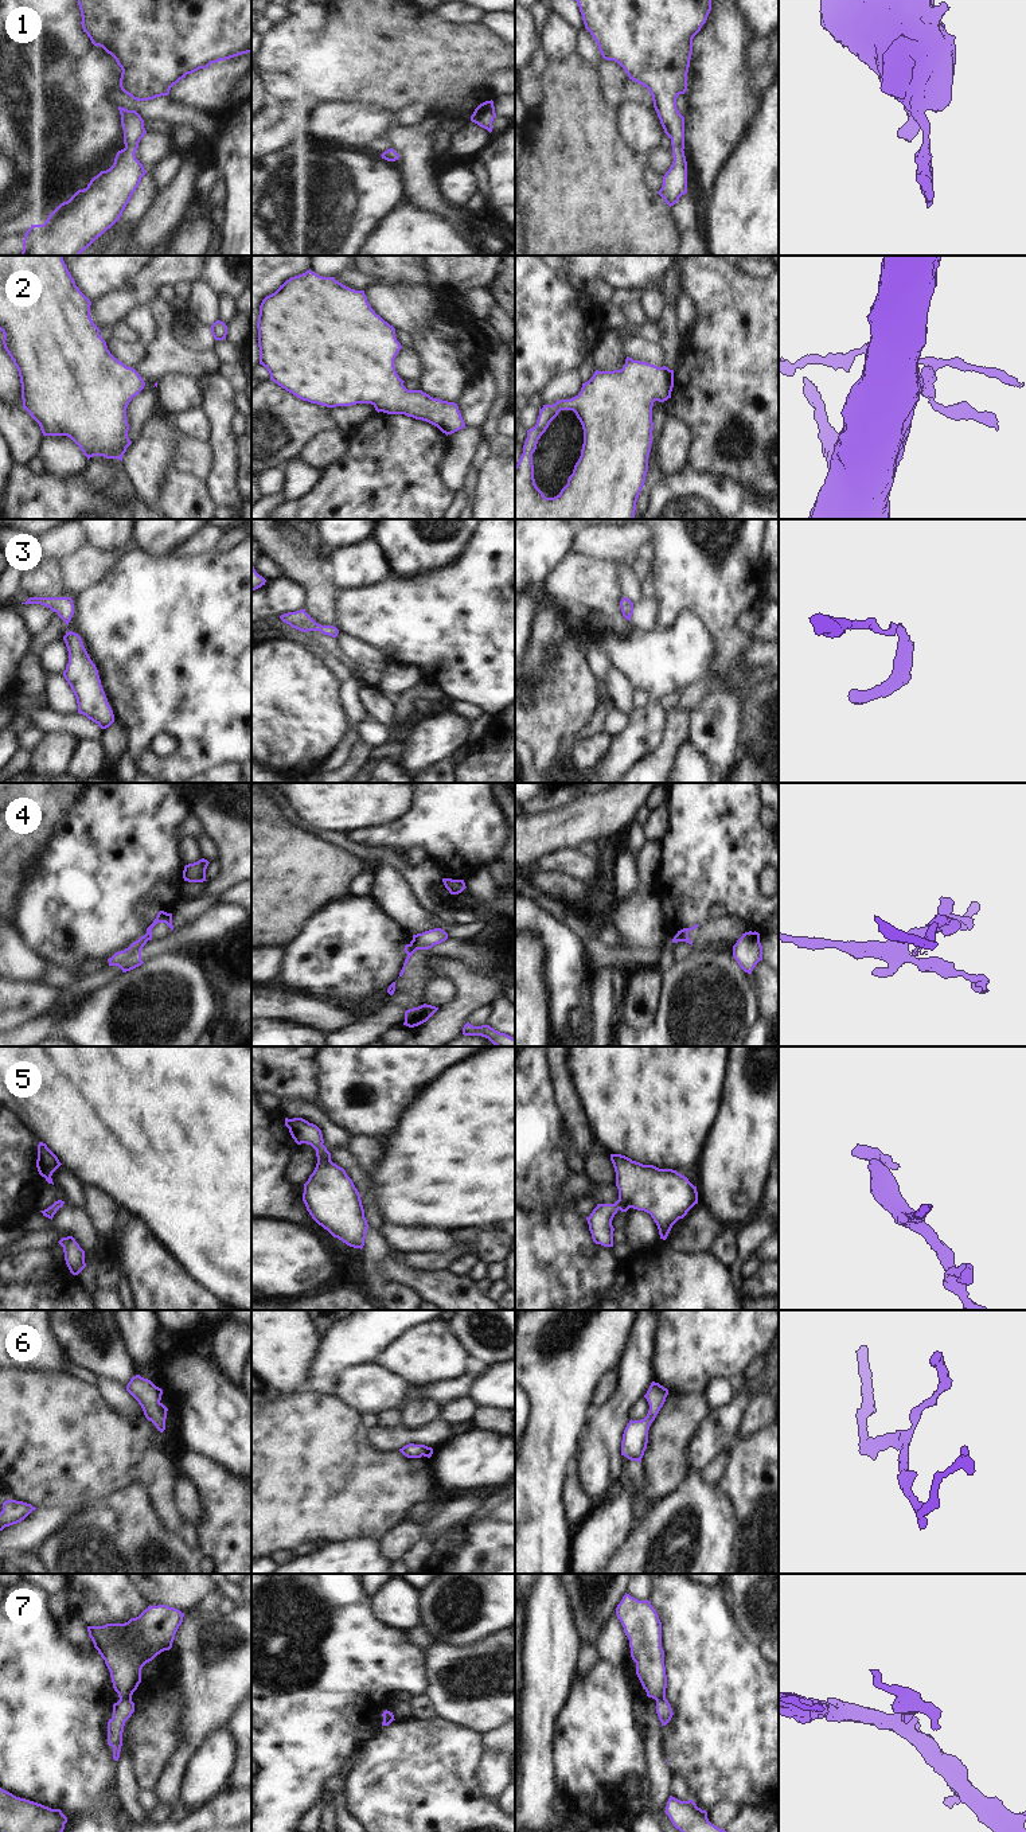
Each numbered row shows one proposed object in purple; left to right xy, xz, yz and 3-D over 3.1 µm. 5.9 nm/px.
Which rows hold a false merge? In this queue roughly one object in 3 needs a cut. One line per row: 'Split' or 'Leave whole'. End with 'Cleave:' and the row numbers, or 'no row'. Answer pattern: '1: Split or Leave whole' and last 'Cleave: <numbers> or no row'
1: Leave whole
2: Leave whole
3: Leave whole
4: Split
5: Leave whole
6: Leave whole
7: Split
Cleave: 4, 7

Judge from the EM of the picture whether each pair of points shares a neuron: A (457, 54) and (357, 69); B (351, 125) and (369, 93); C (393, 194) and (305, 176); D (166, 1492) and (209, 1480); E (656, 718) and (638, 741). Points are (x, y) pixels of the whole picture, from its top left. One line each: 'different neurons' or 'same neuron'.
A: same neuron
B: different neurons
C: same neuron
D: different neurons
E: same neuron

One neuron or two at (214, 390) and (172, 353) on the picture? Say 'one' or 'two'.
two

